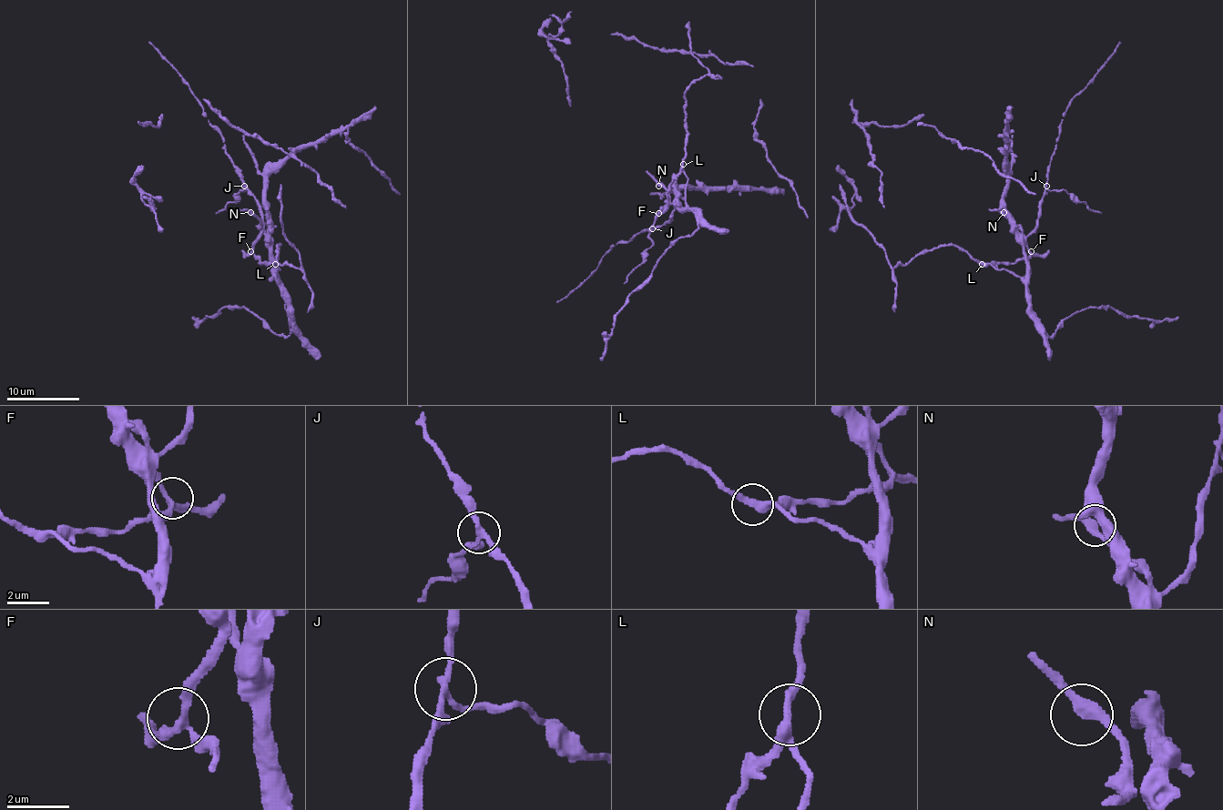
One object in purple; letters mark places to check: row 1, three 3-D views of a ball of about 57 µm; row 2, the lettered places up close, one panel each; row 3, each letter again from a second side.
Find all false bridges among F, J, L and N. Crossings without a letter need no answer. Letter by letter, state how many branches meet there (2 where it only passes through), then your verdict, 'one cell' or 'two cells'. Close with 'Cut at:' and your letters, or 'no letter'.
F: 3 | one cell
J: 3 | two cells
L: 3 | one cell
N: 2 | one cell
Cut at: J

